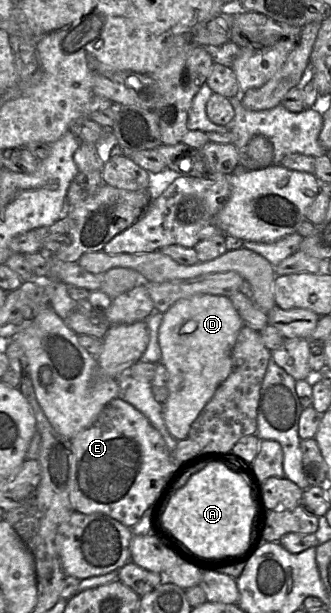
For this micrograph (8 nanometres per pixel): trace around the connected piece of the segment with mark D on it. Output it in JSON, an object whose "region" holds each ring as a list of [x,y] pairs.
{"region":[[[195,295],[179,300],[162,314],[158,330],[161,363],[168,374],[169,395],[163,404],[163,418],[170,435],[176,440],[187,439],[192,423],[209,402],[217,388],[230,375],[232,350],[244,322],[228,297]]]}

